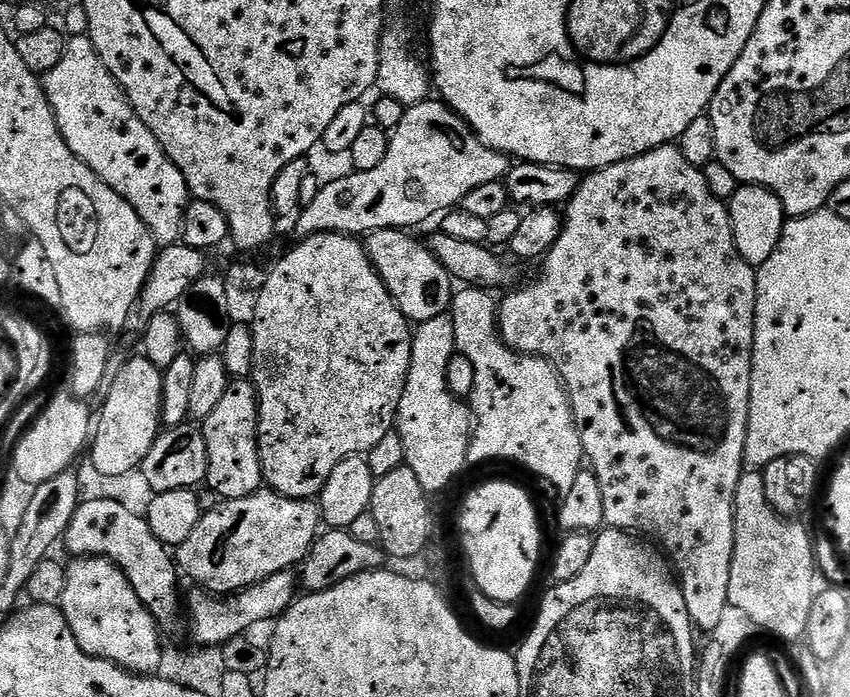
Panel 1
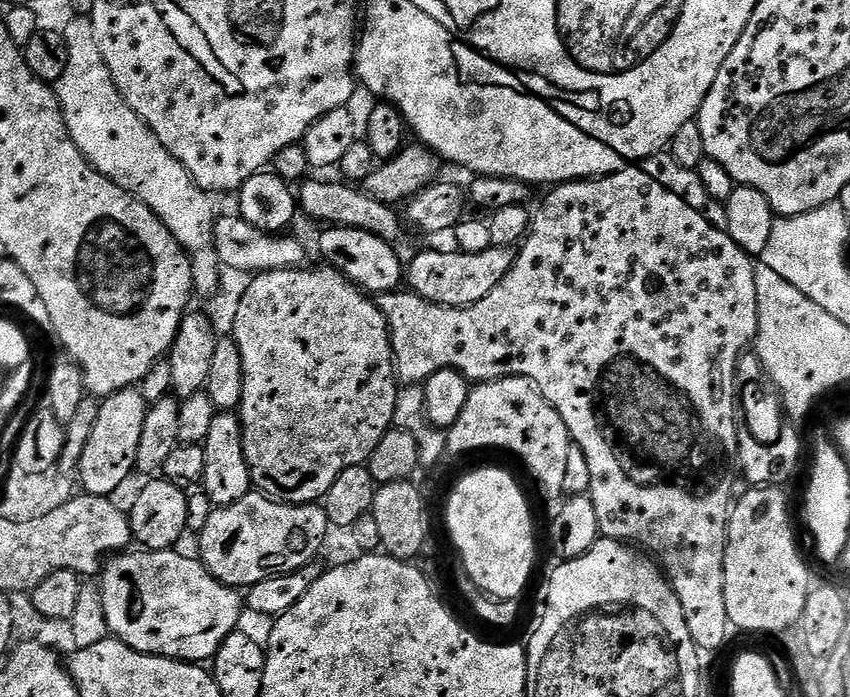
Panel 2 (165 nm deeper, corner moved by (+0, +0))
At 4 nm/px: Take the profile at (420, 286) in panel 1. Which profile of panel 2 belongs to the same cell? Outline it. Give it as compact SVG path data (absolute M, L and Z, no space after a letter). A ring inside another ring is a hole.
M328 226L320 236L320 256L325 265L337 268L357 288L369 293L394 292L401 287L406 276L406 268L400 264L397 249L386 243L382 238L357 228Z

